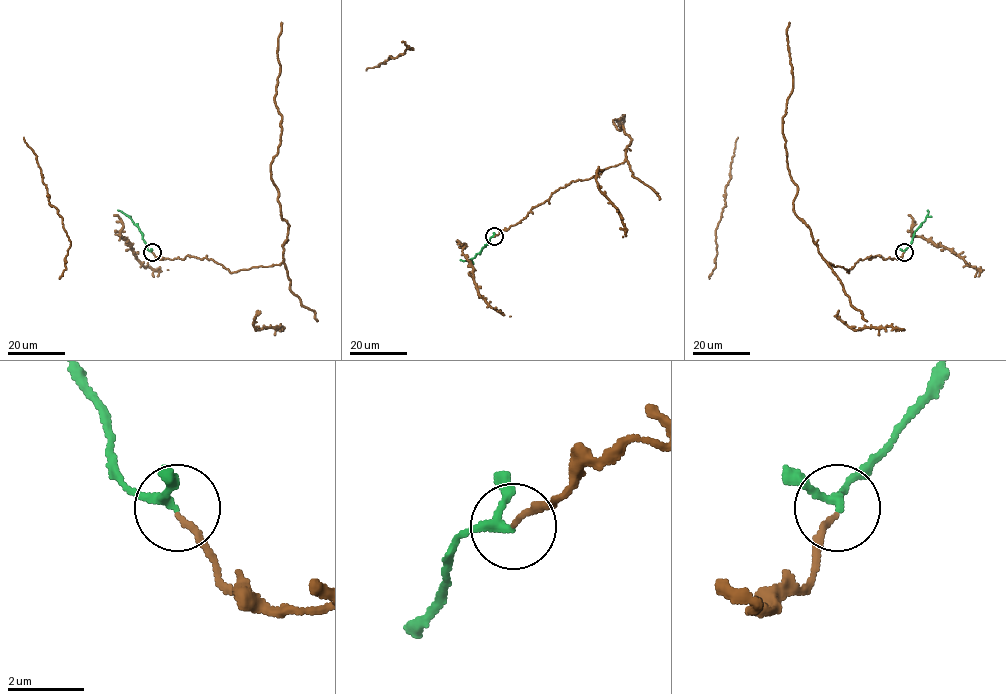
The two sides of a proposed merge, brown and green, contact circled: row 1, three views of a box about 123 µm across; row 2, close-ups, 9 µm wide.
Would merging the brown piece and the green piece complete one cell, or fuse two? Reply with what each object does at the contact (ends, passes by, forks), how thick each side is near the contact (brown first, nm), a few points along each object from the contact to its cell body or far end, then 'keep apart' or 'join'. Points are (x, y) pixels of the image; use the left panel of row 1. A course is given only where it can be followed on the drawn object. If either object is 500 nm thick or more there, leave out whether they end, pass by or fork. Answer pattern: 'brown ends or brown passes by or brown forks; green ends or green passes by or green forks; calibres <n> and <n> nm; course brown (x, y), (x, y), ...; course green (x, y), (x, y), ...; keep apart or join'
brown ends; green passes by; calibres 150 and 180 nm; course brown (152, 252), (212, 259), (231, 272), (283, 260), (288, 224), (271, 179), (282, 131), (281, 22); course green (152, 252), (148, 250), (141, 232), (118, 209); join

